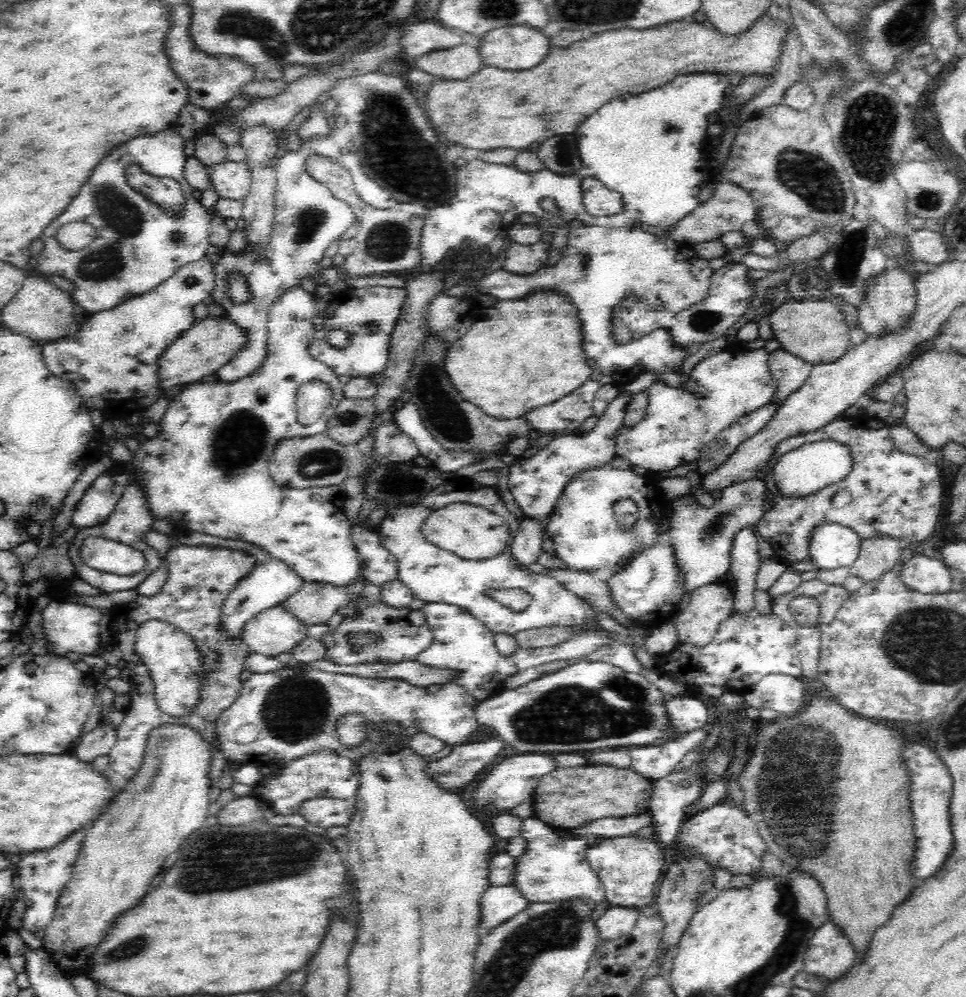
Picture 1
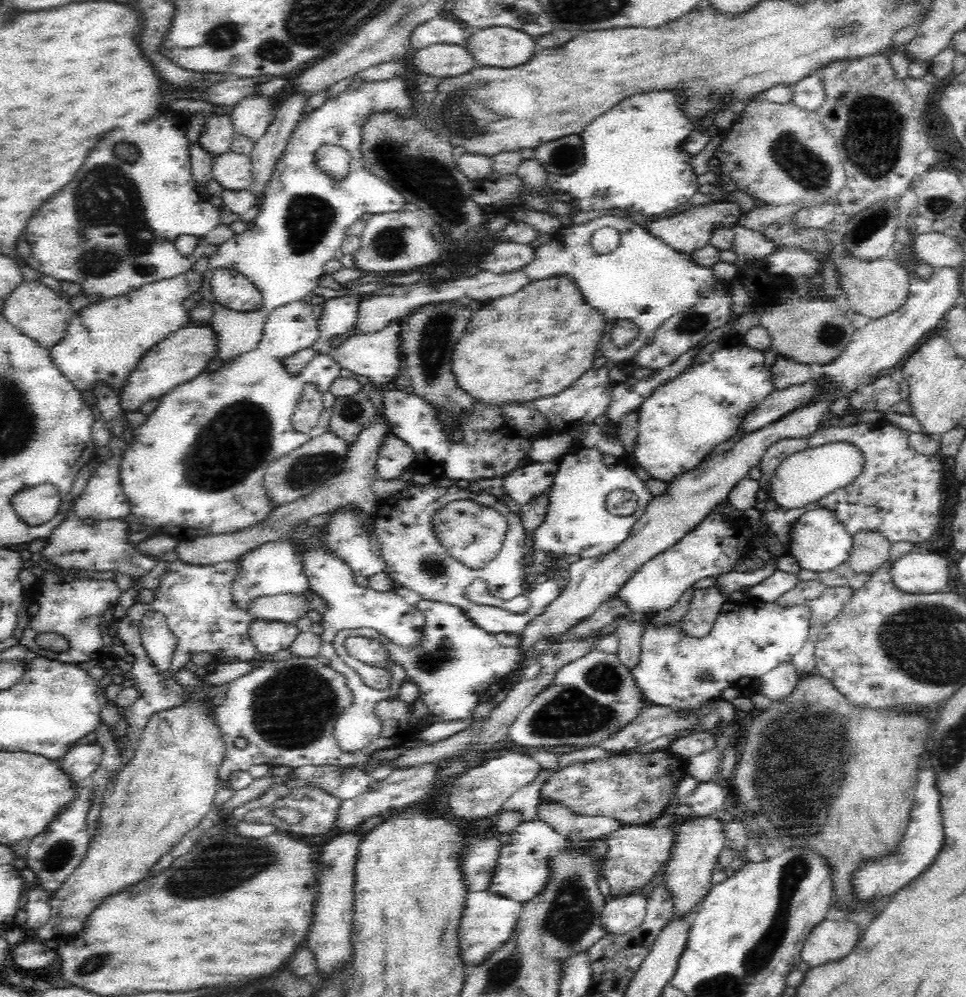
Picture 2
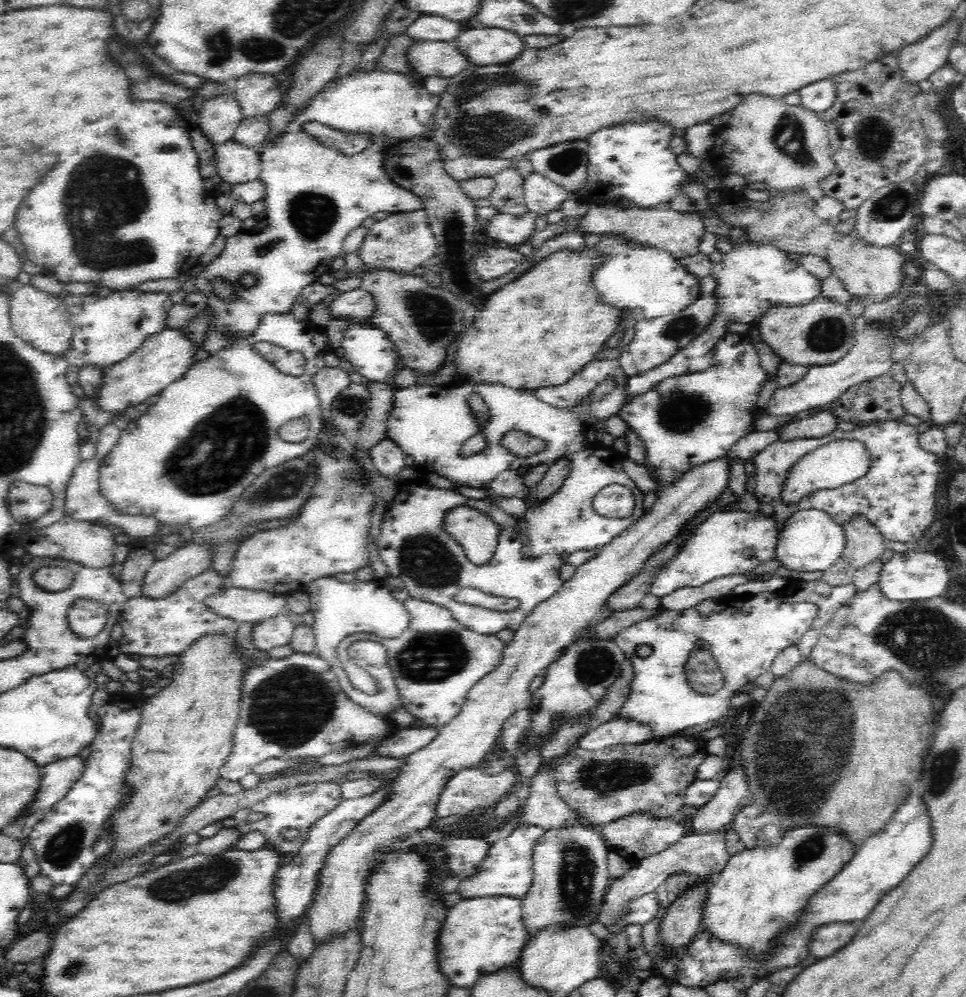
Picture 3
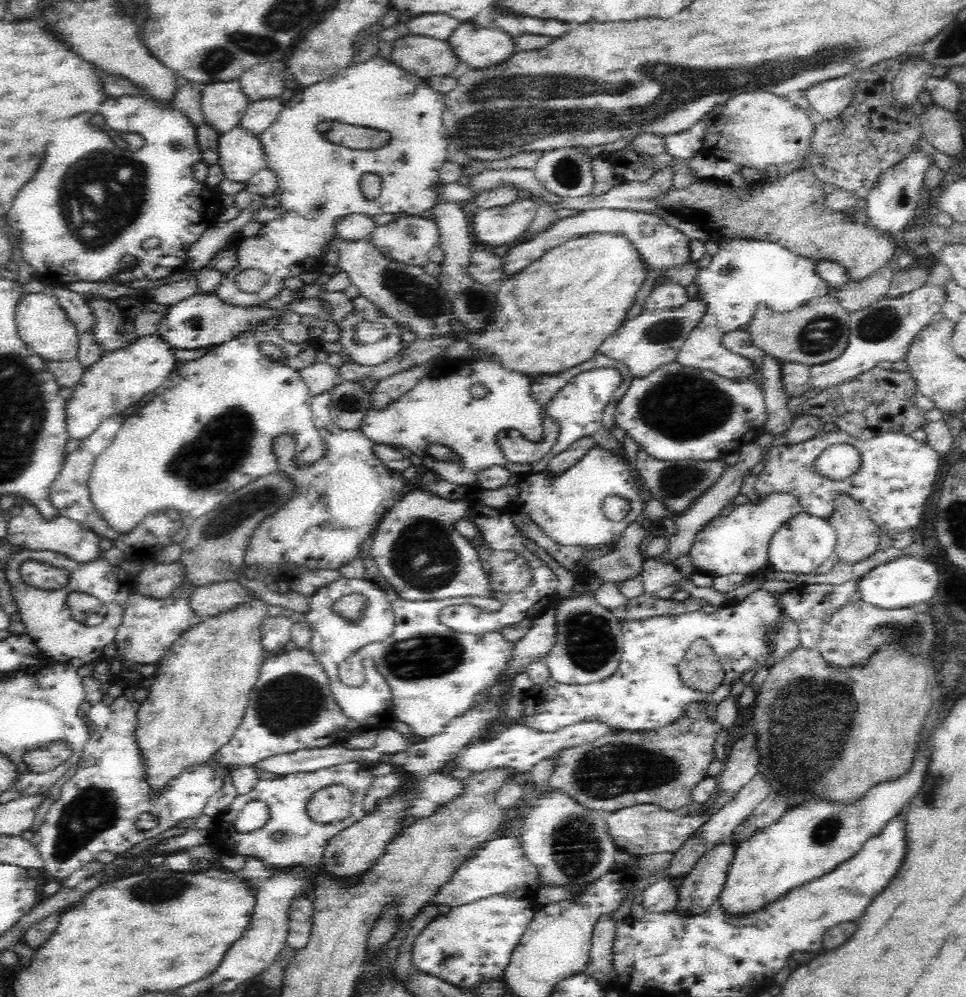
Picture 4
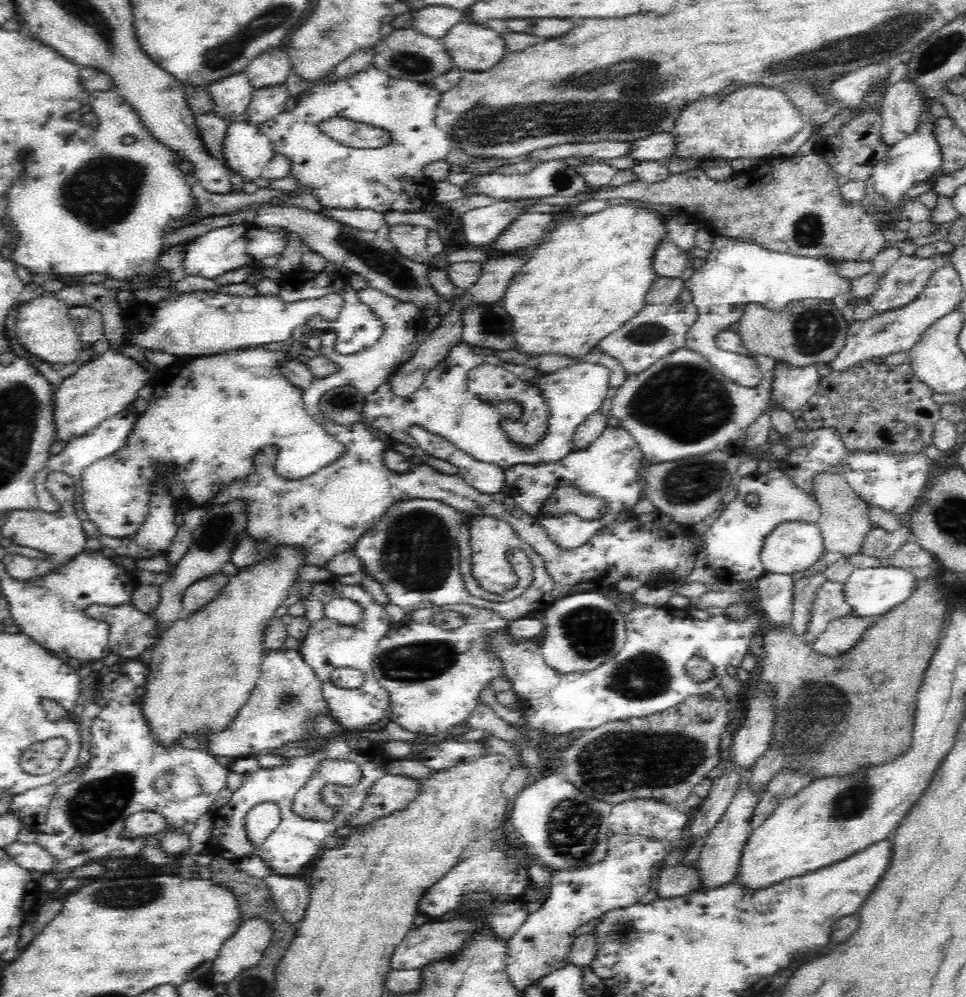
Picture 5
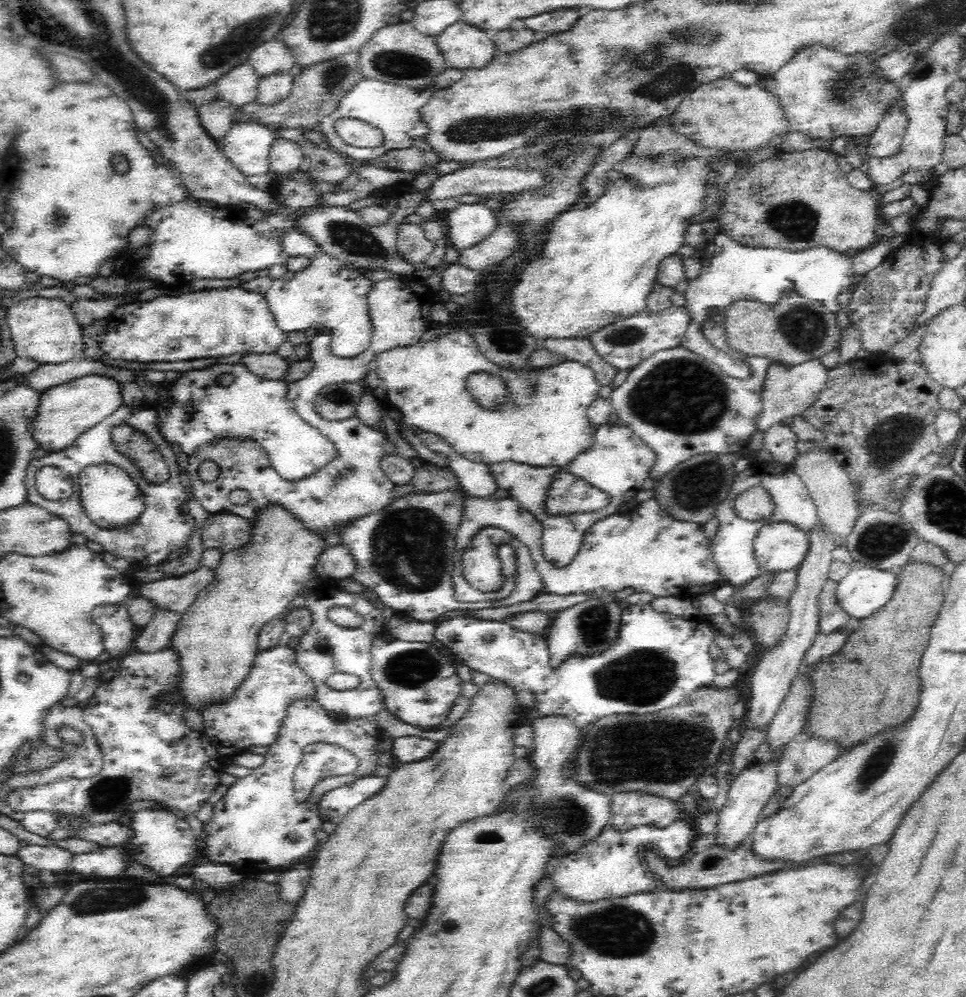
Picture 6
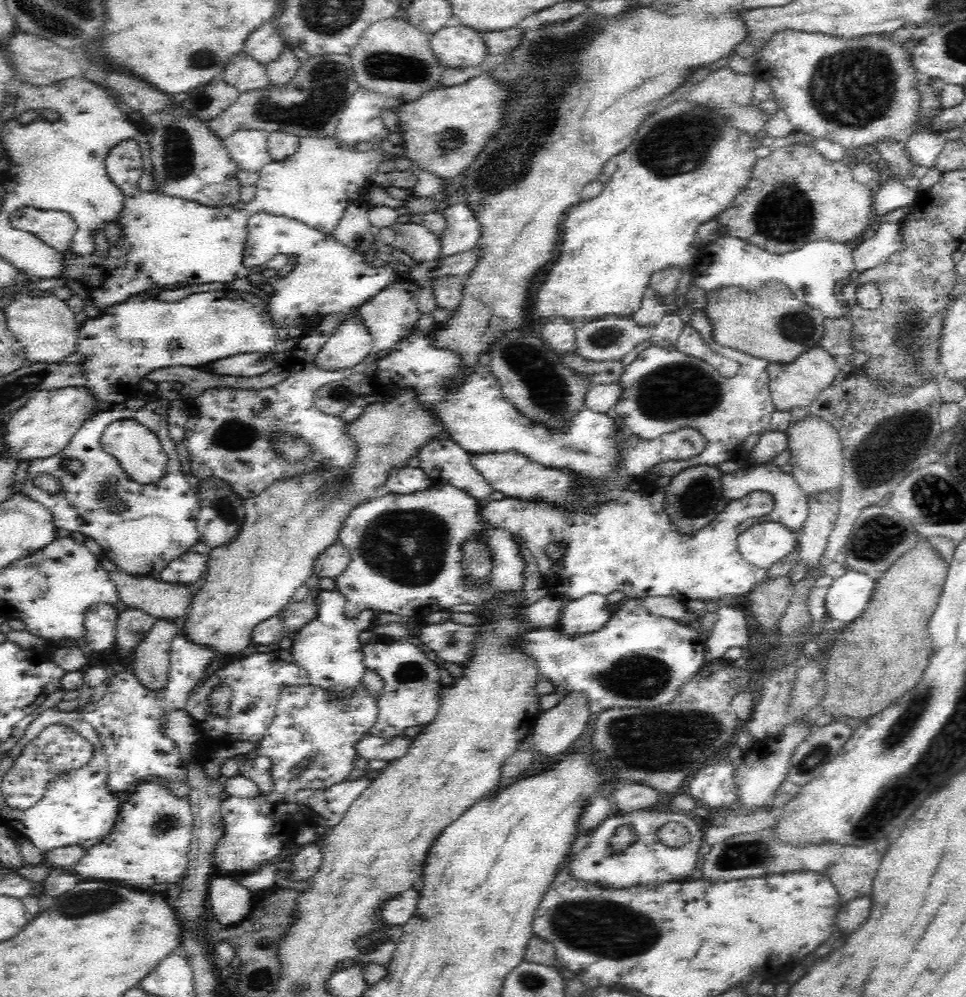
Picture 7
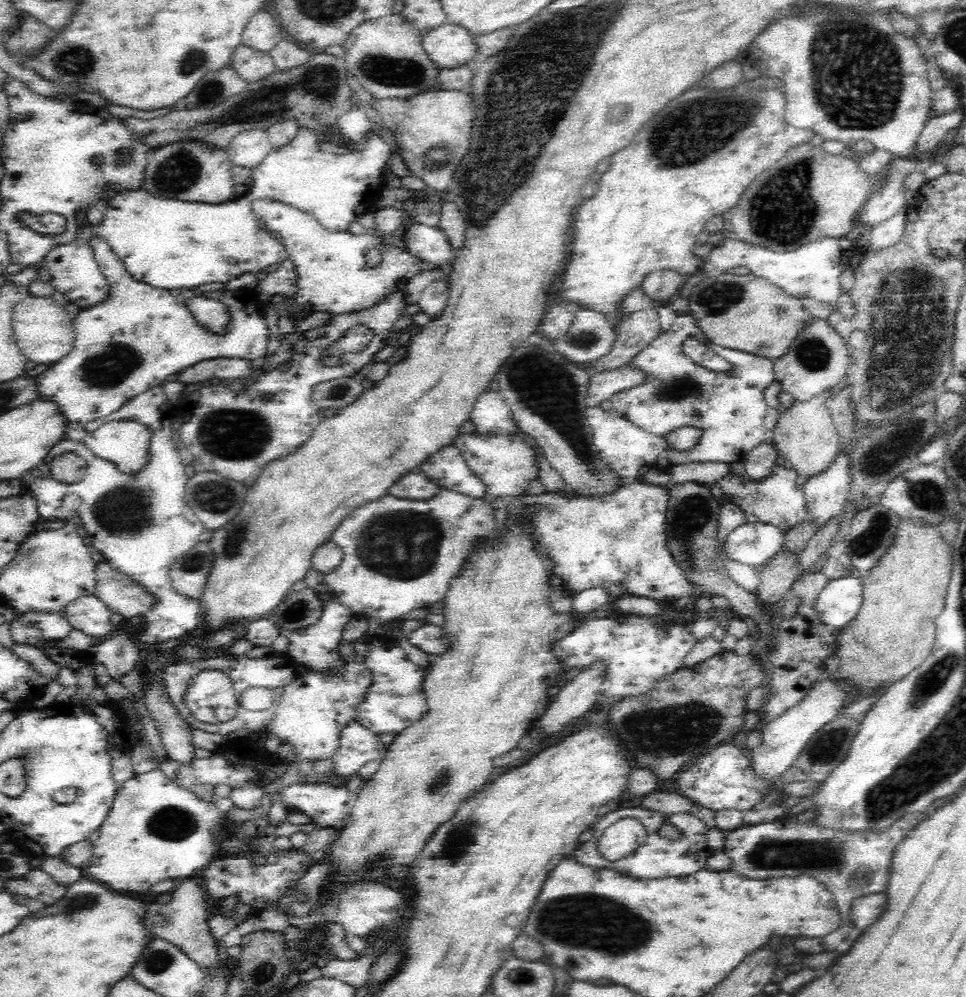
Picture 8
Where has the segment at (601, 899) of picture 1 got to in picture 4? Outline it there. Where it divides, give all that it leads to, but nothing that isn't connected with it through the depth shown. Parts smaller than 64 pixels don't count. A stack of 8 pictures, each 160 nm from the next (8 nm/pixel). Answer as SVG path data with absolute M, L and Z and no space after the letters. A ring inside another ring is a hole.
M502 836L483 843L482 848L472 858L468 857L466 862L453 872L451 879L440 887L431 899L431 903L436 906L456 908L488 896L510 892L532 895L540 887L539 877L538 869L526 858L519 839Z

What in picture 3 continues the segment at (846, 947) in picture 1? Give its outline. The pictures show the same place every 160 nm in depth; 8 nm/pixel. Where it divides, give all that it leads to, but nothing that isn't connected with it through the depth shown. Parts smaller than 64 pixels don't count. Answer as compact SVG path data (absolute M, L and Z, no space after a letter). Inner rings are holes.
M830 924L824 928L818 928L814 942L812 942L812 954L818 958L830 956L832 952L846 946L856 934L854 924Z

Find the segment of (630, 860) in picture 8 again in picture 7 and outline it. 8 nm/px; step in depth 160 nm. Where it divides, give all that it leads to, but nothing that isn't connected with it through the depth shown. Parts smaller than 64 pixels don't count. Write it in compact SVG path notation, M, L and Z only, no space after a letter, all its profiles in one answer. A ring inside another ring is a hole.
M638 809L634 812L615 812L603 820L600 825L592 830L592 842L578 854L572 856L570 866L572 873L578 879L592 881L600 885L608 884L614 888L628 888L630 886L640 886L640 884L660 884L668 880L680 880L680 878L690 878L700 872L702 856L700 848L702 846L704 829L700 827L692 817L685 813L676 813L667 809ZM667 823L680 823L687 828L690 834L690 840L680 847L667 847L658 837L658 830ZM624 824L634 826L638 832L638 840L634 846L630 846L622 854L613 854L609 850L609 838L616 832L616 829Z

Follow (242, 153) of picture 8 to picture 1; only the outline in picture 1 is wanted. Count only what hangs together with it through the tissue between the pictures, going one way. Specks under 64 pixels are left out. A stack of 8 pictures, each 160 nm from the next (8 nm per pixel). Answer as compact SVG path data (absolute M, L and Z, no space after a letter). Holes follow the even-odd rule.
M221 161L211 167L211 183L220 199L244 200L250 192L250 167L246 161Z

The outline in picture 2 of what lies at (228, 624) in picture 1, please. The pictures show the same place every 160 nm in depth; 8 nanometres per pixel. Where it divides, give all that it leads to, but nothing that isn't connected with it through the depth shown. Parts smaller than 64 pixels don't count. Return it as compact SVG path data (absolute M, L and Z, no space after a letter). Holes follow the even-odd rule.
M289 537L266 542L251 552L242 554L237 560L237 576L232 584L232 596L237 606L248 610L246 606L253 598L299 594L309 589L309 581L305 568L307 548L300 541Z

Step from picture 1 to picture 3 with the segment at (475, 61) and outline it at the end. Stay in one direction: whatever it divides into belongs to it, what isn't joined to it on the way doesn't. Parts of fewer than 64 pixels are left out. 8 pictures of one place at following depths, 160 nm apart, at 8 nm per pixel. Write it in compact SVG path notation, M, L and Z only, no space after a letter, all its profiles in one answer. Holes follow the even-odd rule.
M417 40L409 47L406 54L406 60L413 73L424 78L430 76L438 76L449 79L456 74L460 74L468 68L468 59L457 48L453 42L433 41L433 40Z

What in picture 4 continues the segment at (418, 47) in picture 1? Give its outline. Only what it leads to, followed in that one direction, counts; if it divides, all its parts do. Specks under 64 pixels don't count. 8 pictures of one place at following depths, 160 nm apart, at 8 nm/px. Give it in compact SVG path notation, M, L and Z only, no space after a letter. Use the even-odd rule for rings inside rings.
M435 12L413 15L406 23L412 35L421 34L446 41L462 21L448 13Z

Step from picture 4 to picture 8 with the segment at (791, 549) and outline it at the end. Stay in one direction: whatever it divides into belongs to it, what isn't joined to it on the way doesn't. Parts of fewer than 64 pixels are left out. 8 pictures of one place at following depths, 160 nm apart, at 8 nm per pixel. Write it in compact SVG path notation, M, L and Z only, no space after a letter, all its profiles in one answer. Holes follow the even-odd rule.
M745 522L726 535L724 554L736 563L764 566L786 544L783 534L772 524Z

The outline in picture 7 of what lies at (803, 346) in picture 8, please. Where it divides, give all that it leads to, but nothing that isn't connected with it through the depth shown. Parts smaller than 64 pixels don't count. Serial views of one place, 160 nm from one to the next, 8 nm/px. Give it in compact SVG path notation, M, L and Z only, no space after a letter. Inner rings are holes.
M814 345L801 352L792 362L770 363L767 371L775 410L792 412L794 408L810 406L823 390L832 385L832 380L840 374L840 366L824 346Z

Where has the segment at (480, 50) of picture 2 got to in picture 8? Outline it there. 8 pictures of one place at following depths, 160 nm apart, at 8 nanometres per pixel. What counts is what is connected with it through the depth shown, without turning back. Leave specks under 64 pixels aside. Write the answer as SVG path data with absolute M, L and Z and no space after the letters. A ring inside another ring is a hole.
M448 22L423 34L421 45L439 69L457 68L478 56L473 36Z

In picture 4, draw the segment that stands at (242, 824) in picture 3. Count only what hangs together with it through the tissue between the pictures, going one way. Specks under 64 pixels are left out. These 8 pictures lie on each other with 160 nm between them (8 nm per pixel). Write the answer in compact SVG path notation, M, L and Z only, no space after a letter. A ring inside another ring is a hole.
M348 761L333 764L331 767L319 768L312 772L295 772L289 775L279 775L278 778L260 777L248 794L238 795L225 811L216 816L215 830L211 831L210 842L221 852L236 854L236 856L253 856L274 871L307 869L317 871L322 865L324 850L326 850L328 842L339 832L361 822L366 816L364 798L368 796L368 786L371 786L375 778L370 768L374 768L374 763L362 764L360 761ZM332 783L344 783L344 785L352 787L352 814L334 826L324 826L316 823L306 814L305 806L317 790ZM253 800L268 803L270 822L263 830L240 834L235 828L237 816L244 806ZM276 834L280 834L280 838L274 838Z

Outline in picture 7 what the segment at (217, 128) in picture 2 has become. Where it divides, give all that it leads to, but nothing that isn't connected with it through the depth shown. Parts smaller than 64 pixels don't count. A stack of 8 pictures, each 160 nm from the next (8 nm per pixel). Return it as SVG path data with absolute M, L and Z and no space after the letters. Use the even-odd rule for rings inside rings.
M244 50L232 57L222 76L231 86L236 86L240 93L264 88L269 84L267 66Z

